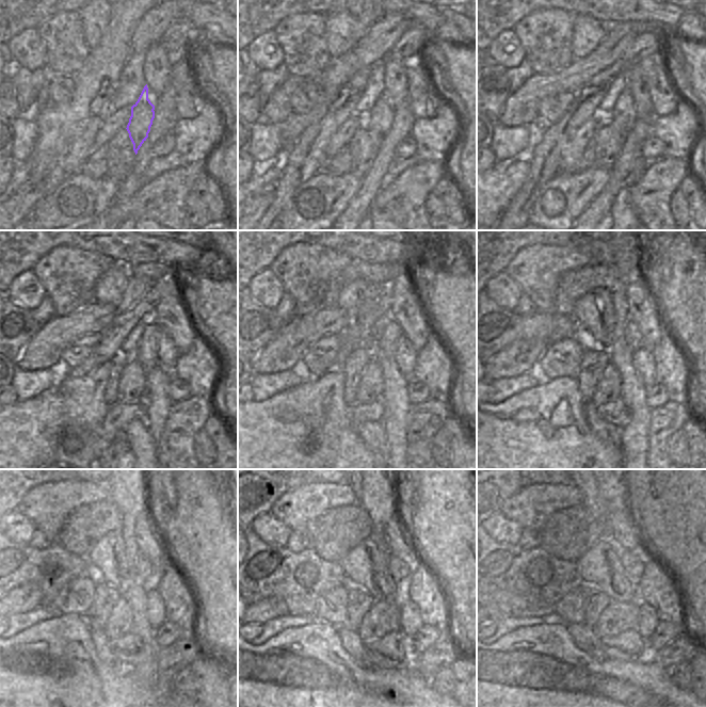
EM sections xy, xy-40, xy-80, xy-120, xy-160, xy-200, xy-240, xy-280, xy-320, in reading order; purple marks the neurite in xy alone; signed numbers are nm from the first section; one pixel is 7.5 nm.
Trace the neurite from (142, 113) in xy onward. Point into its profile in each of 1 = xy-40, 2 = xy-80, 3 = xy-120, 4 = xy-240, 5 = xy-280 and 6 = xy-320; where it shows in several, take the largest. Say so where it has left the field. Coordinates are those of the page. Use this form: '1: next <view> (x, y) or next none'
1: next xy-40 (378, 122)
2: next xy-80 (624, 115)
3: next xy-120 (146, 354)
4: next xy-240 (157, 574)
5: next xy-280 (398, 569)
6: next xy-320 (634, 566)

